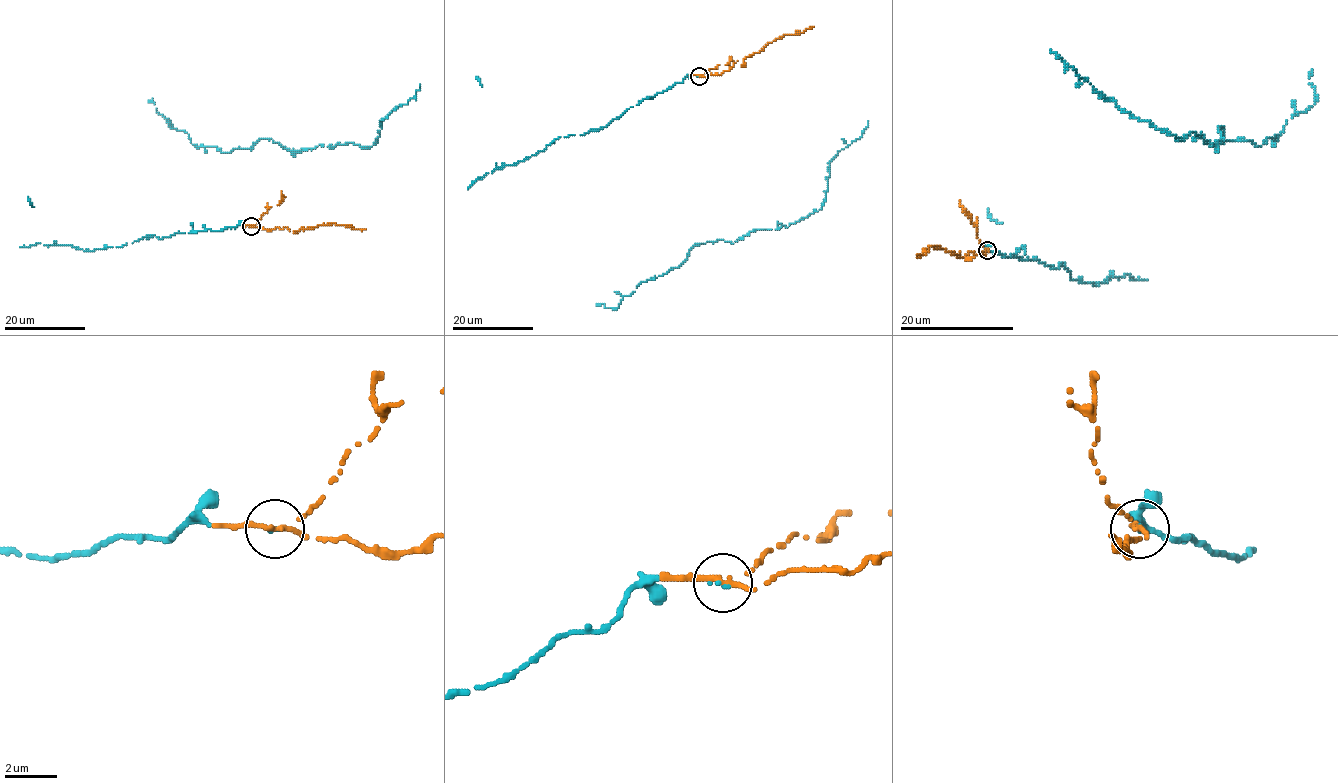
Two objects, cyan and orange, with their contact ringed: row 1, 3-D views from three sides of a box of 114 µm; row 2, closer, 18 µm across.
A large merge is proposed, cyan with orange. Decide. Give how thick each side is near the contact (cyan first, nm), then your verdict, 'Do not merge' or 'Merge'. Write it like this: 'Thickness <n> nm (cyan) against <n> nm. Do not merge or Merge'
Thickness 130 nm (cyan) against 200 nm. Merge

